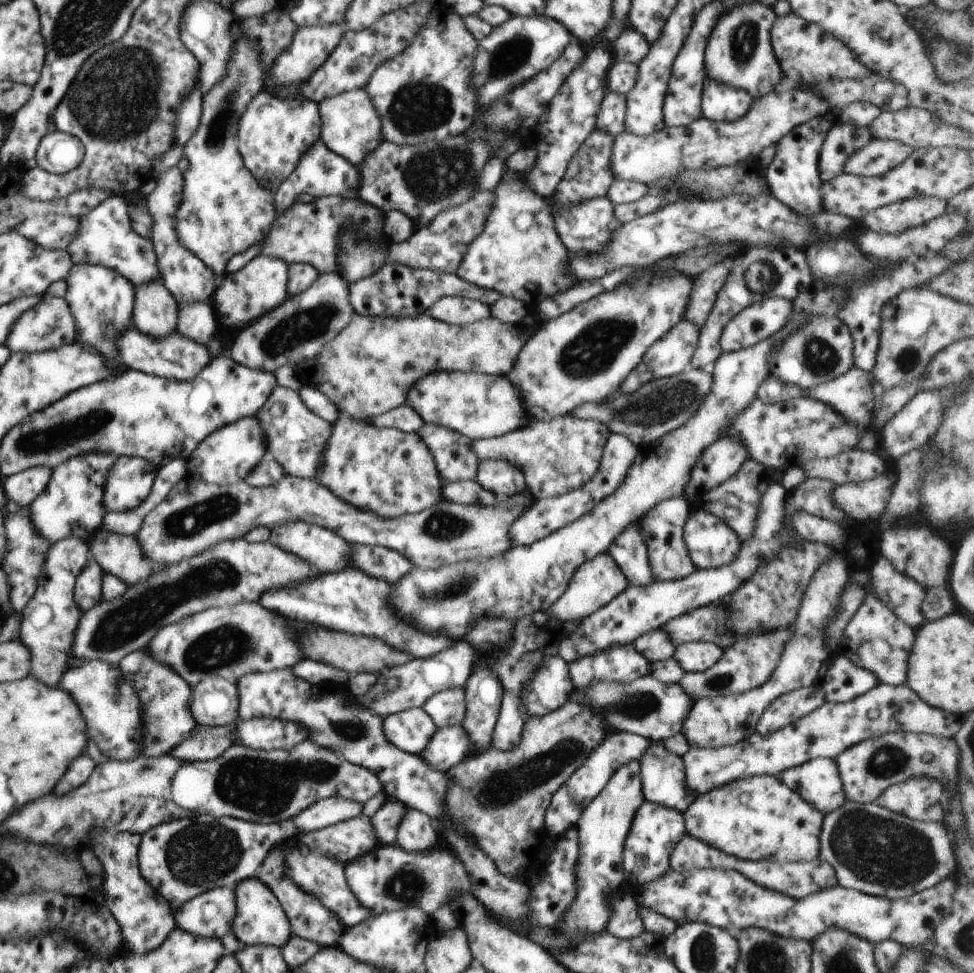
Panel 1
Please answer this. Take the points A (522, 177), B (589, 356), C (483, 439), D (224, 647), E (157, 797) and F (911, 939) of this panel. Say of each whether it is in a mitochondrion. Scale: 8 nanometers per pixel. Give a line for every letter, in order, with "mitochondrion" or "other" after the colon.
A: other
B: mitochondrion
C: other
D: mitochondrion
E: mitochondrion
F: other

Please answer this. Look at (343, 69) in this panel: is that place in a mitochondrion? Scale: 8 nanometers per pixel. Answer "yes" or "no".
yes

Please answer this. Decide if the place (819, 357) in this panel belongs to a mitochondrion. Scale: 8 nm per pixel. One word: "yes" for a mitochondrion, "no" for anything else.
yes

